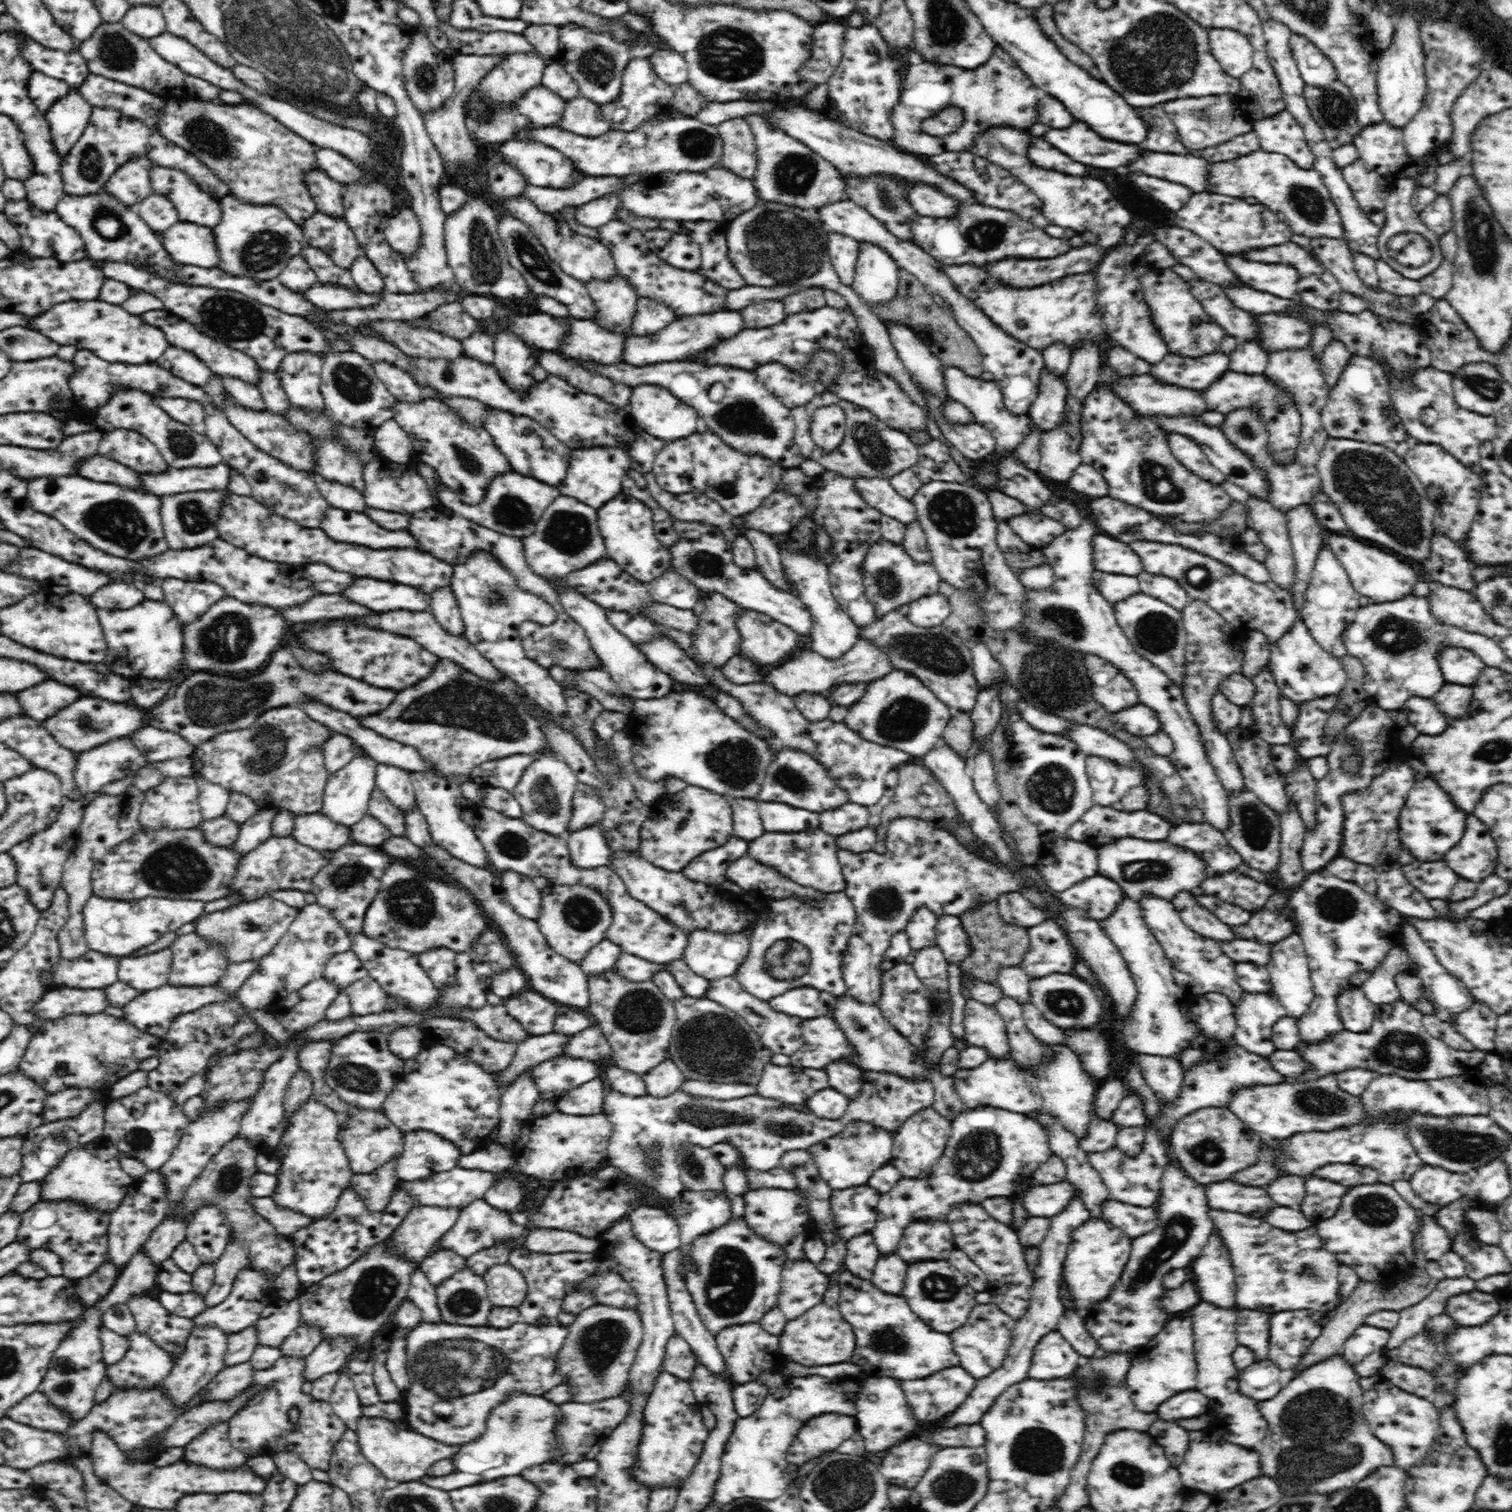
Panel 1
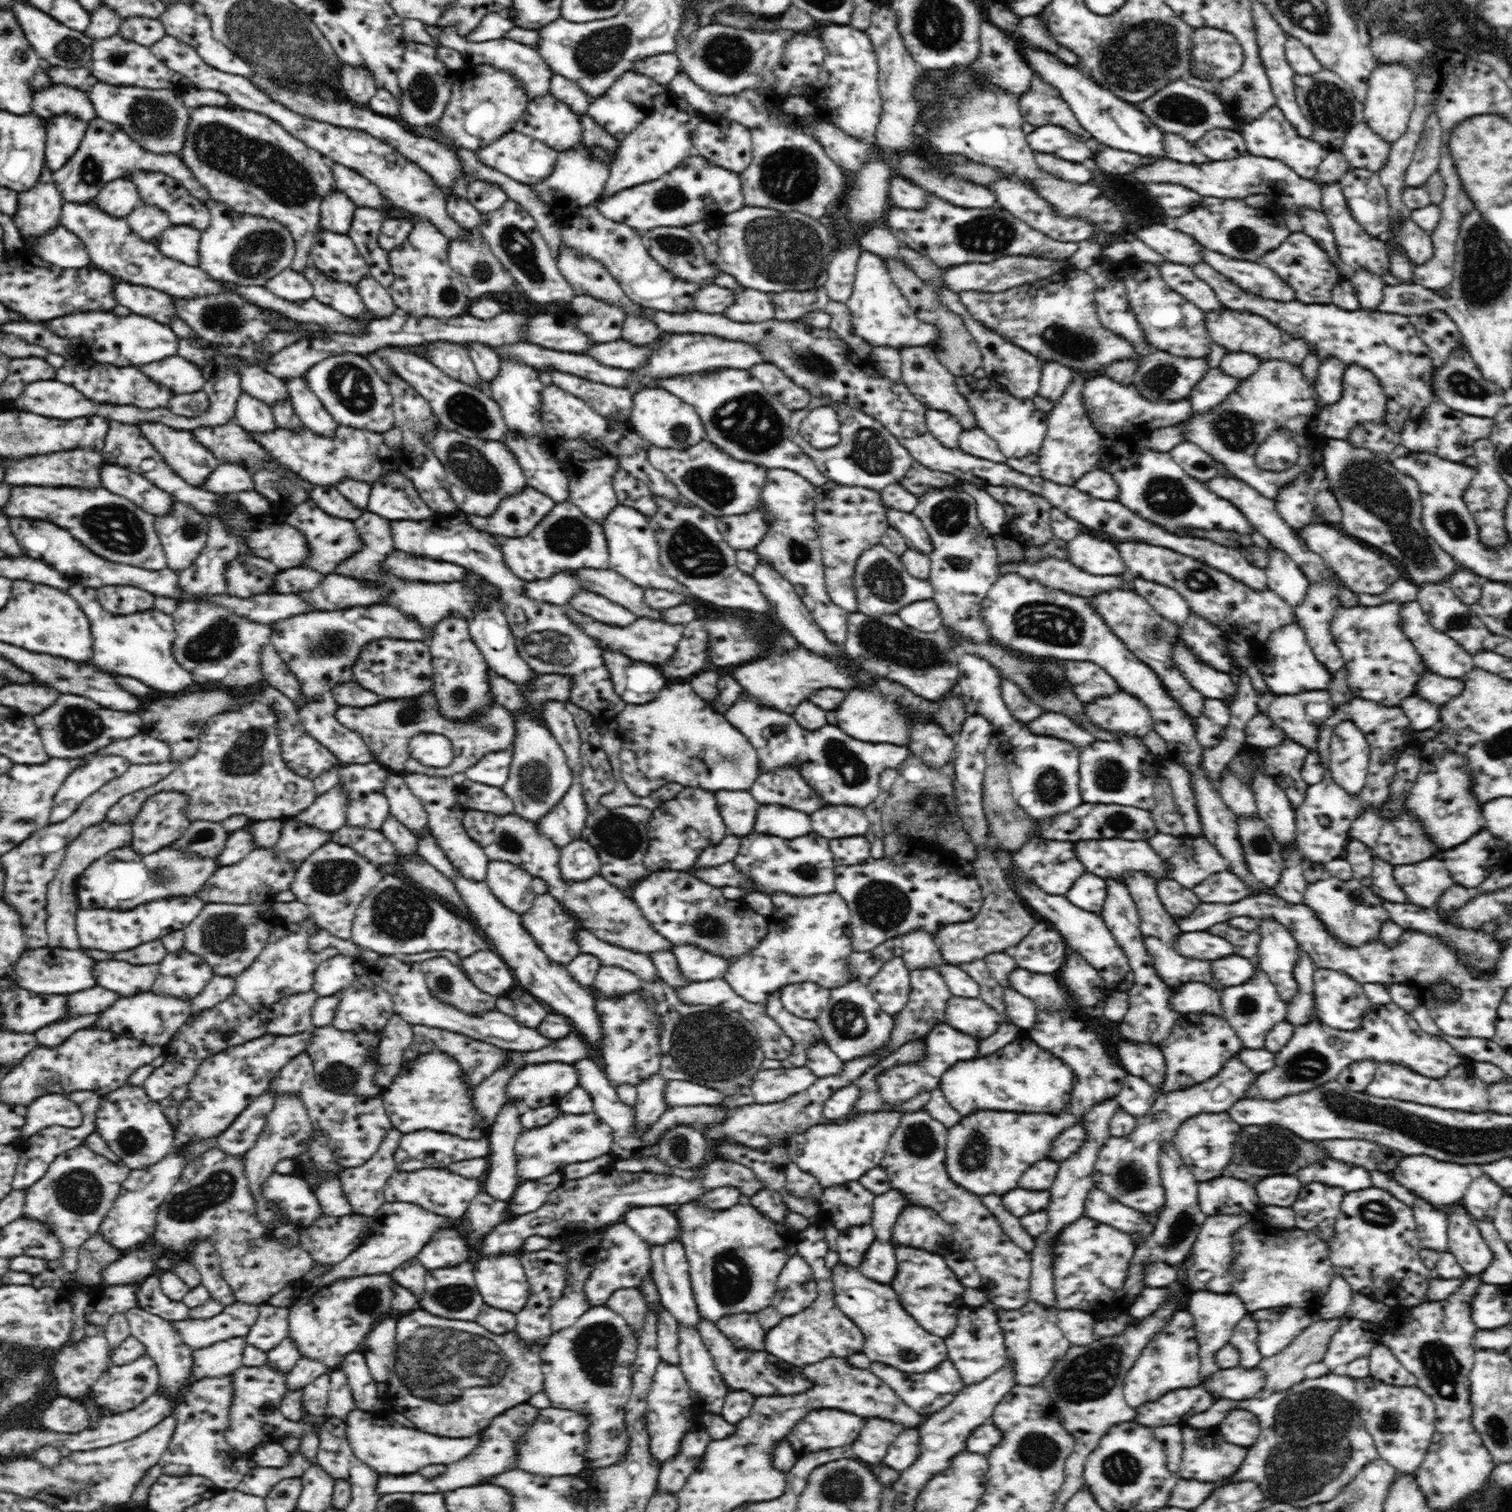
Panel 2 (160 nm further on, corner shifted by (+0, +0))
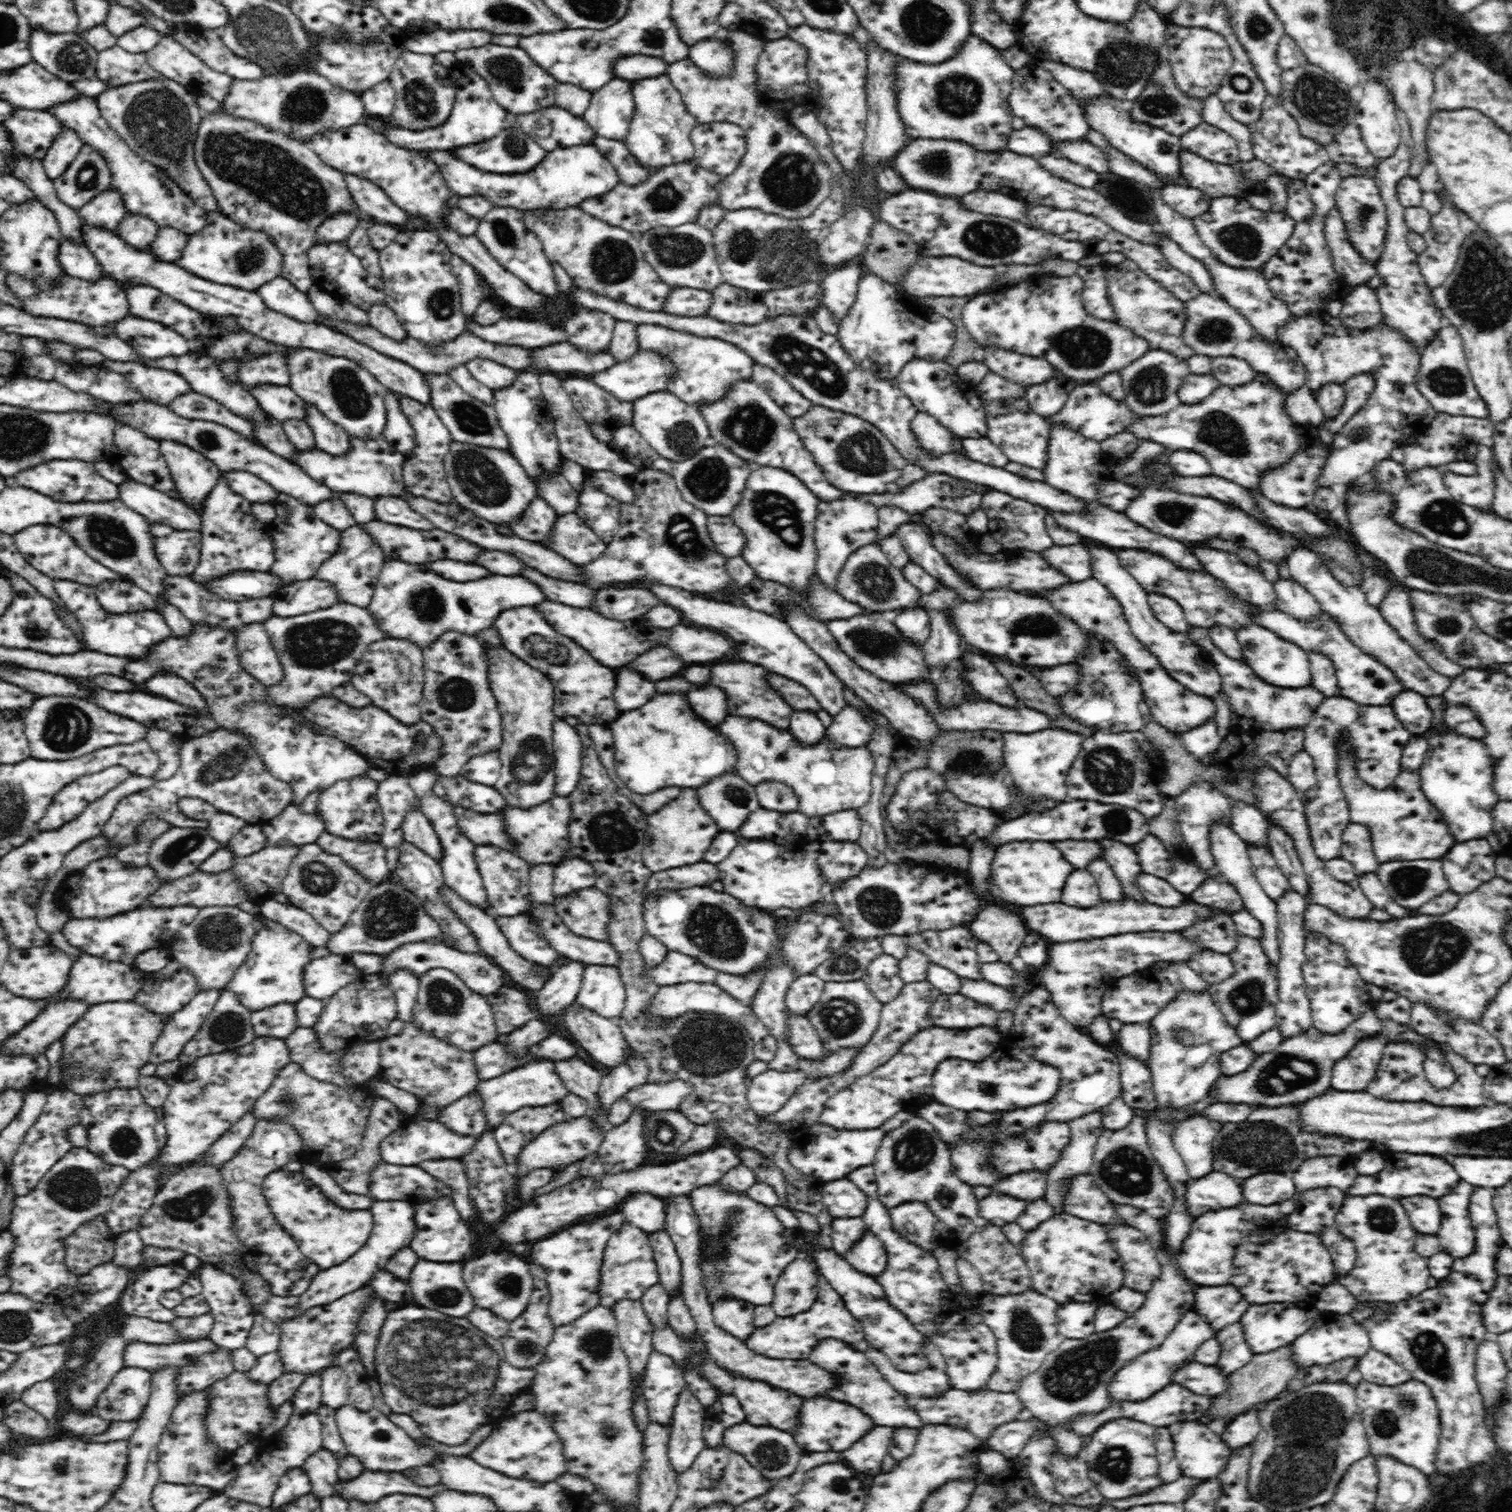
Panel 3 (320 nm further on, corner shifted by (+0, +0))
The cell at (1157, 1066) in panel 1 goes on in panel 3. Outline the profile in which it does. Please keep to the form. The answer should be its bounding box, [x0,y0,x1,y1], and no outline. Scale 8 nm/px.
[1116,1023,1150,1063]

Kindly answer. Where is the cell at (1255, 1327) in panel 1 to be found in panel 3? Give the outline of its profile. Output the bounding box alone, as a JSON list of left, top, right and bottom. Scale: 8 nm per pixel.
[1215,1322,1255,1376]

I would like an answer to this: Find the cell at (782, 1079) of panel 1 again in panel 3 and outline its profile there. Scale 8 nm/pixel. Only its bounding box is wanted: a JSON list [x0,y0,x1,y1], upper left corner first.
[747,1069,807,1117]

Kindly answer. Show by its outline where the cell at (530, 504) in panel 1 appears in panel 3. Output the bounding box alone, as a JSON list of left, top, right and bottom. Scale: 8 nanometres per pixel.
[508,496,557,545]

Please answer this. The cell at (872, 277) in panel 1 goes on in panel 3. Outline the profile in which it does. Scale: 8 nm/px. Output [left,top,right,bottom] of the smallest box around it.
[837,270,957,380]

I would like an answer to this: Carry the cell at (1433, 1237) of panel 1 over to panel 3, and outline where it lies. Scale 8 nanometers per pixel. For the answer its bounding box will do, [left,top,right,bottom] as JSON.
[1400,1196,1441,1235]

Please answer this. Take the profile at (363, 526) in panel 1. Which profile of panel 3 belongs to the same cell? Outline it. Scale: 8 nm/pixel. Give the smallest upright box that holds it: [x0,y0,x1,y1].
[267,493,341,584]

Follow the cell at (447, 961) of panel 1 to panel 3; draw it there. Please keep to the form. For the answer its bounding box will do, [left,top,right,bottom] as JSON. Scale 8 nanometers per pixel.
[411,968,500,1052]

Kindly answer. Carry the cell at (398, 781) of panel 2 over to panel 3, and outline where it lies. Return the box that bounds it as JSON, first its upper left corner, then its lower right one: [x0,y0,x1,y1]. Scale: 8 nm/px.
[402,810,442,860]

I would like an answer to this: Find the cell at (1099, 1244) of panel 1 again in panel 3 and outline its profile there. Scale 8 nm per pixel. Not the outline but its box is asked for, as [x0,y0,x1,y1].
[1018,1213,1124,1304]

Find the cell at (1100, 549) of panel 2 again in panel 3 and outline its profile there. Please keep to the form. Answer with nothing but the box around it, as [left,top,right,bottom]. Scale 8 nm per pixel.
[1039,542,1093,582]

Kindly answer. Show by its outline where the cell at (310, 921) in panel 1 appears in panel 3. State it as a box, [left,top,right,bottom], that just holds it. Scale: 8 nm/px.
[225,914,330,1011]

